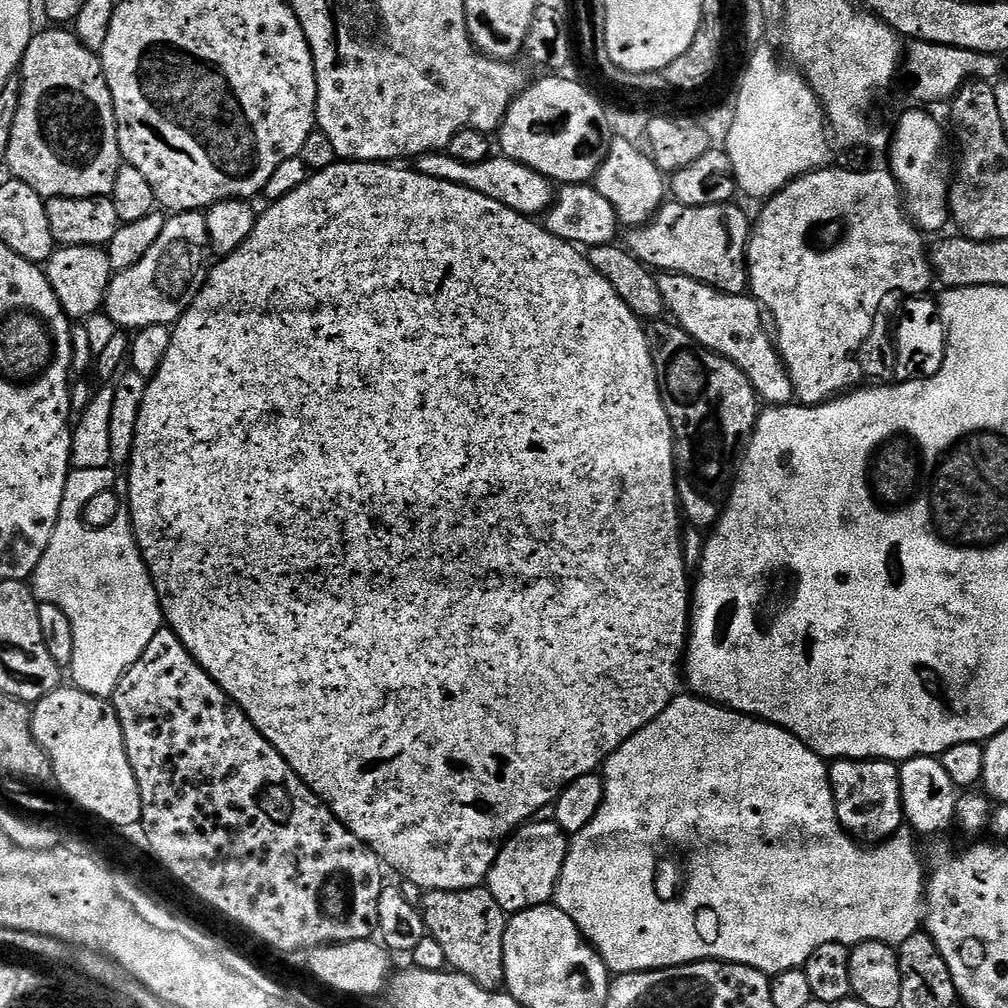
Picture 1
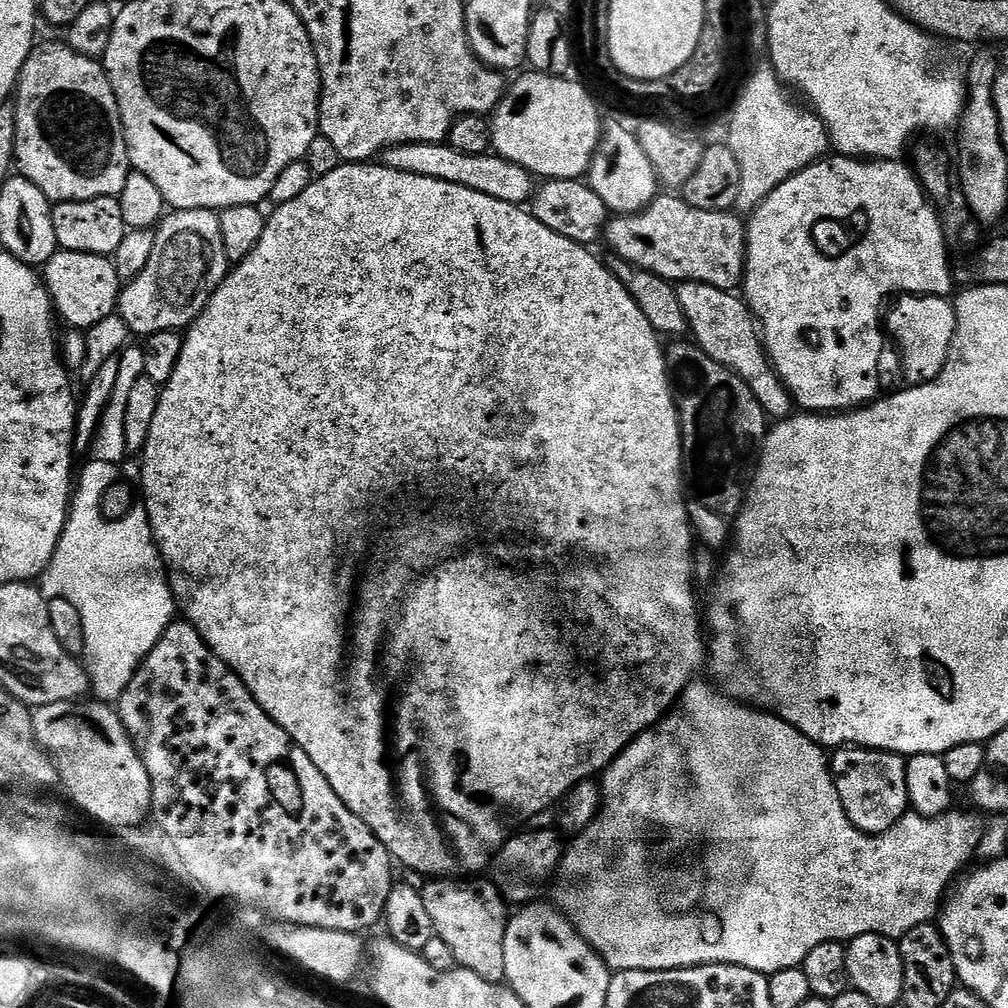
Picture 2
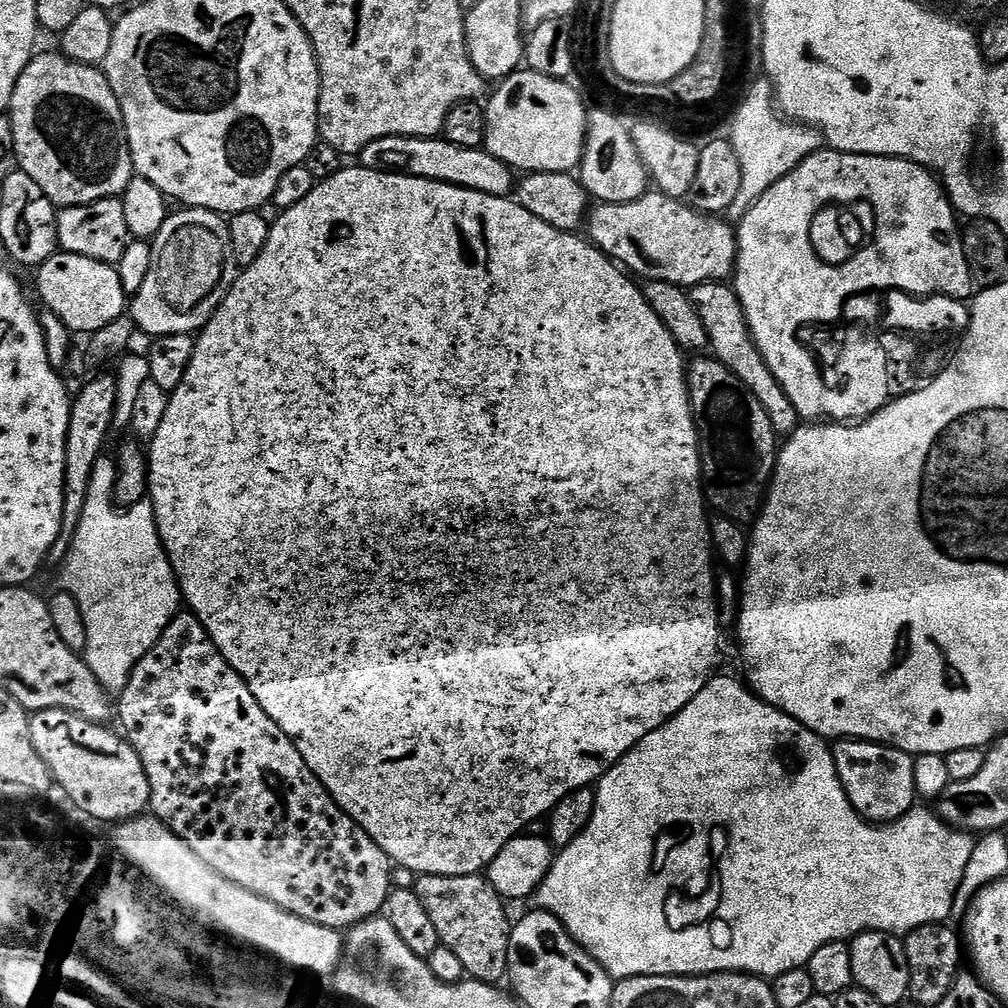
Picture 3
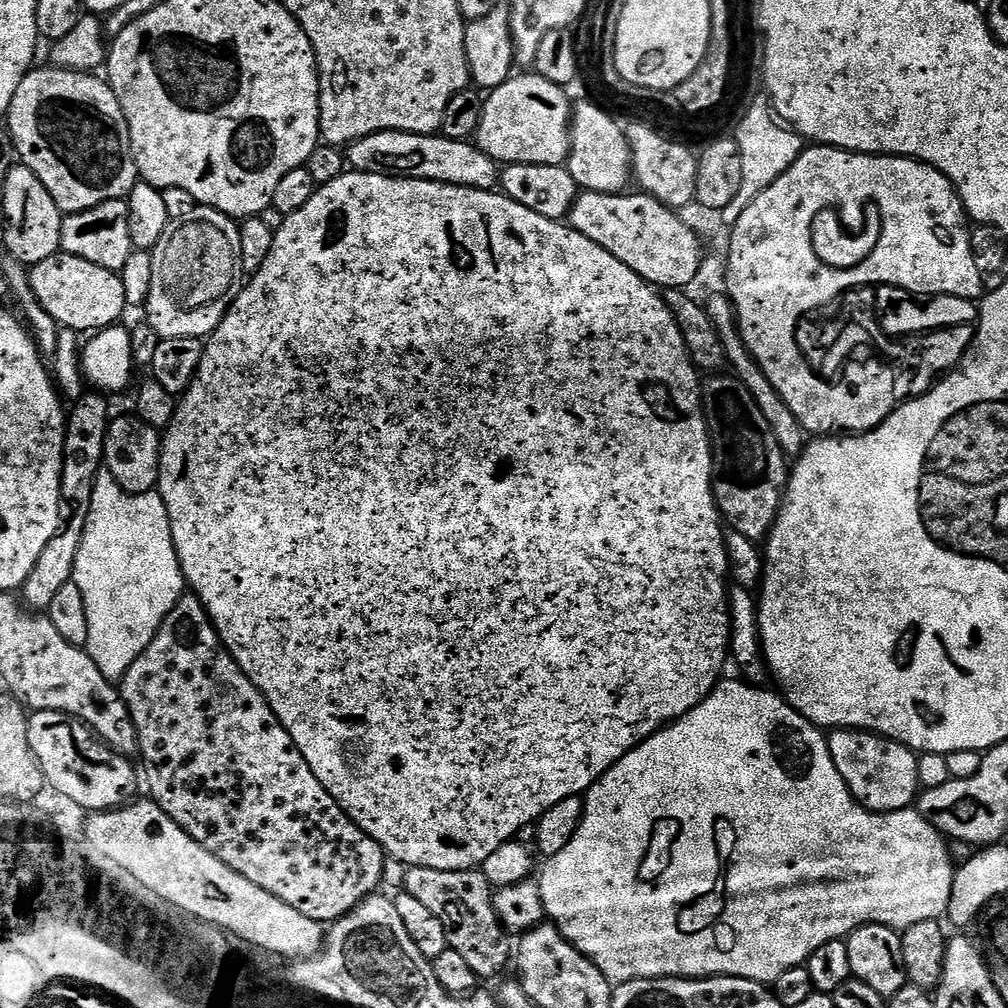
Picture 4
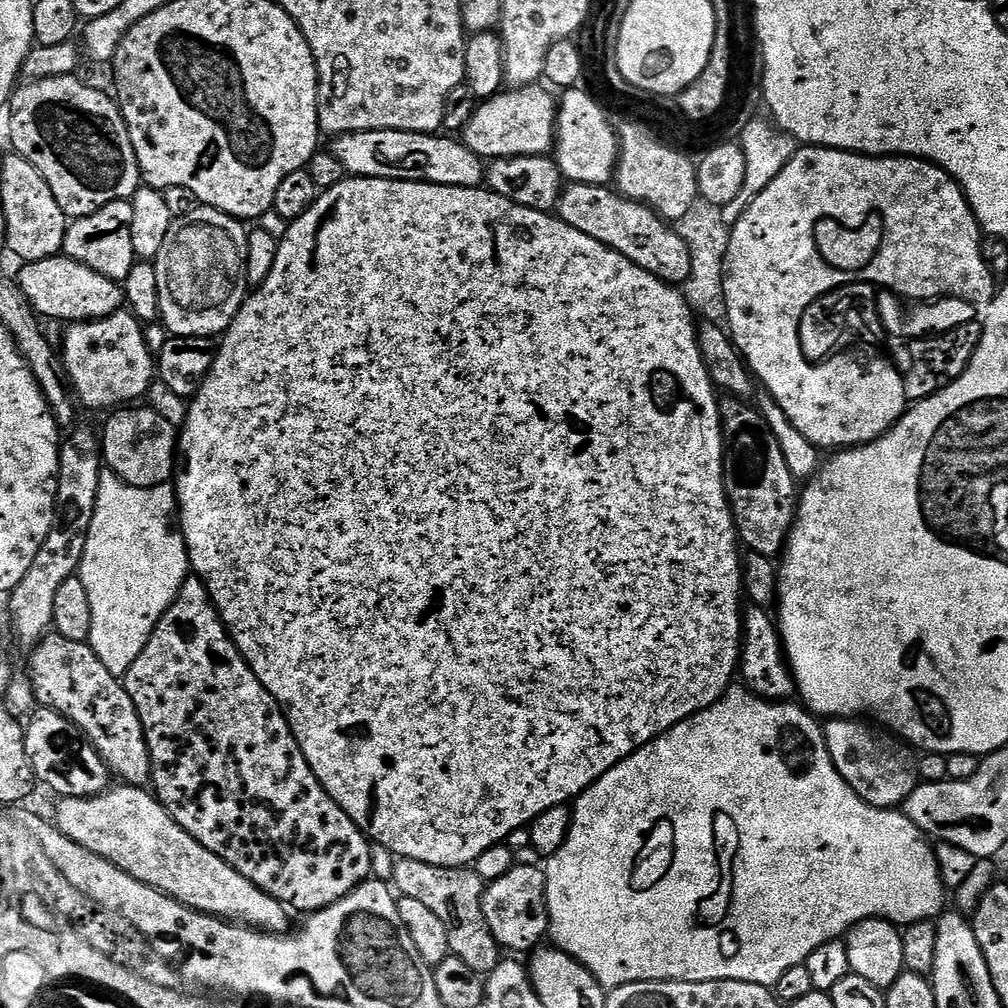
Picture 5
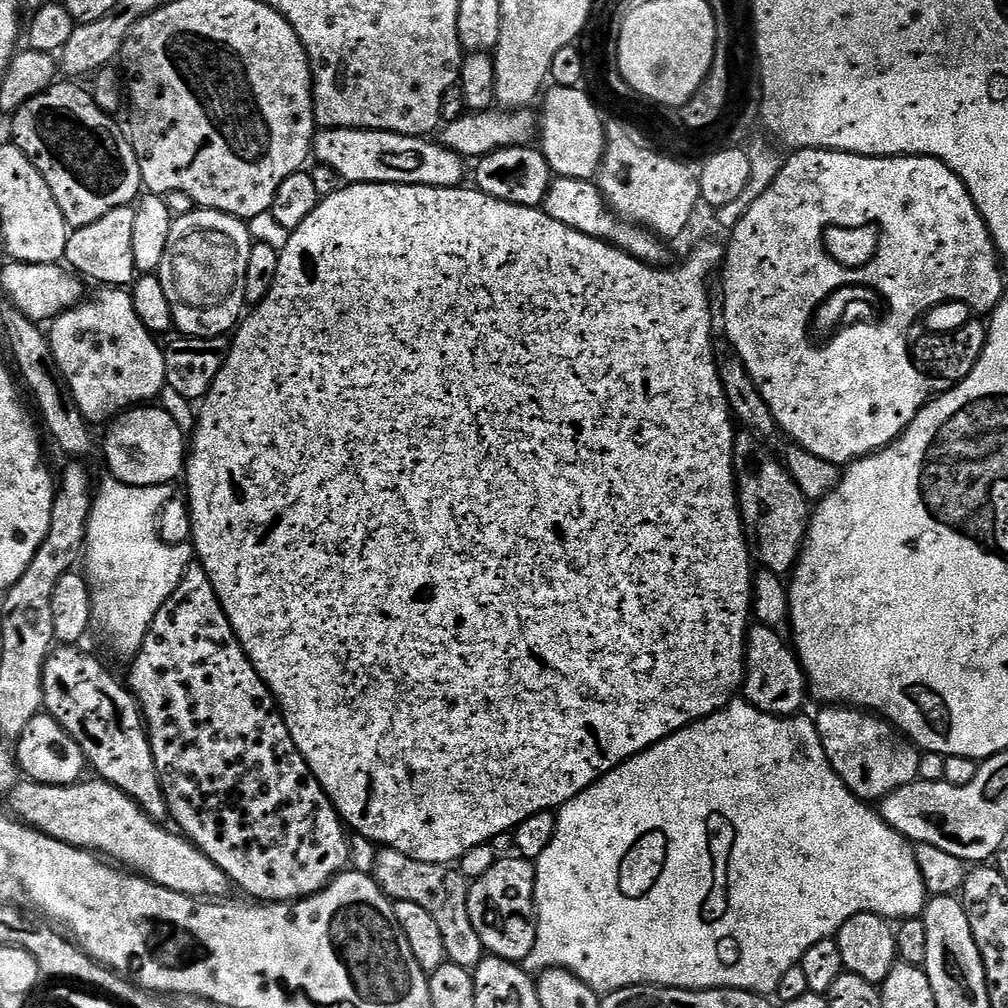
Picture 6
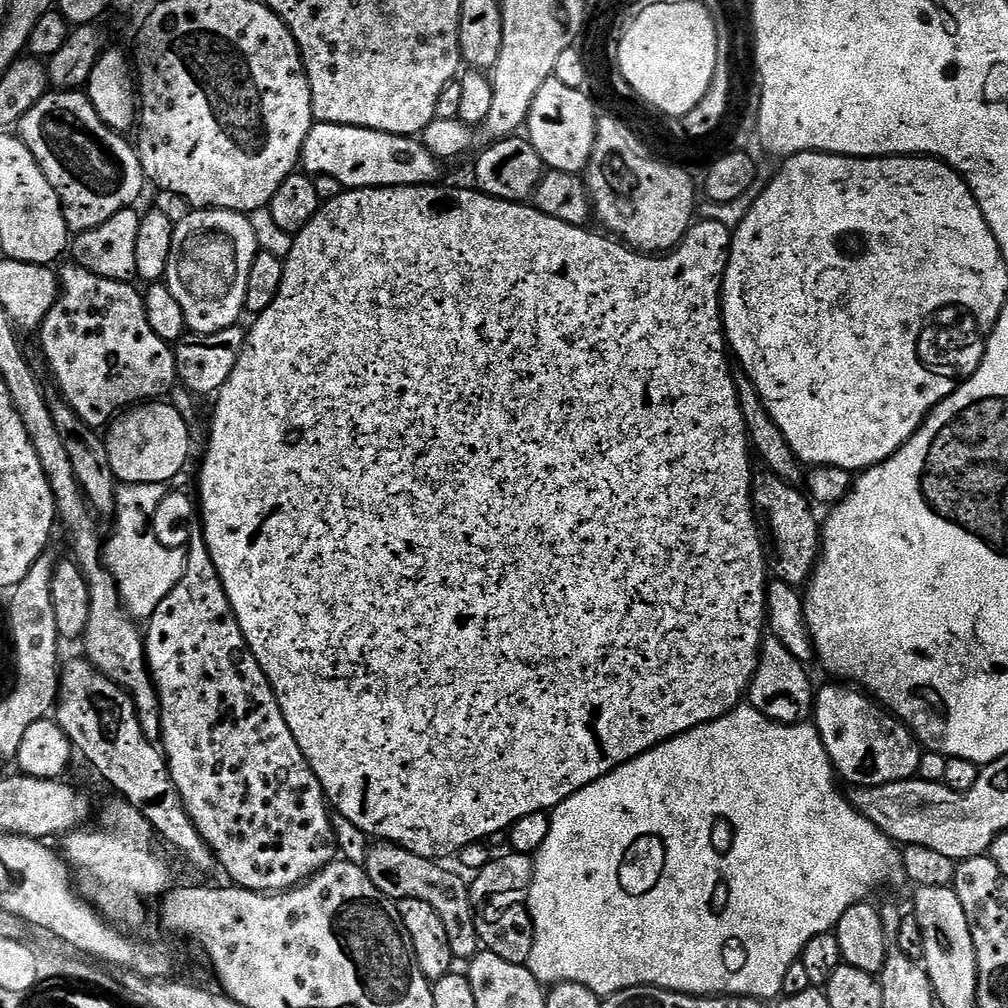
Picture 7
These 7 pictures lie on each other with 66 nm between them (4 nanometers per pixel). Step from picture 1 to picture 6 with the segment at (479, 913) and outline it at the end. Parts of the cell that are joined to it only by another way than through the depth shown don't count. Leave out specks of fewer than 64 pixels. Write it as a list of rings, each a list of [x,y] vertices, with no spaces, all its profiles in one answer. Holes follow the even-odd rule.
[[[381,847],[376,856],[376,872],[374,879],[379,888],[388,895],[389,900],[395,902],[418,902],[418,906],[426,906],[438,928],[442,930],[442,940],[446,942],[448,960],[458,966],[475,969],[484,959],[486,949],[482,938],[470,920],[467,910],[468,890],[470,881],[463,872],[447,864],[431,864],[422,862],[418,858],[410,858],[393,848]]]

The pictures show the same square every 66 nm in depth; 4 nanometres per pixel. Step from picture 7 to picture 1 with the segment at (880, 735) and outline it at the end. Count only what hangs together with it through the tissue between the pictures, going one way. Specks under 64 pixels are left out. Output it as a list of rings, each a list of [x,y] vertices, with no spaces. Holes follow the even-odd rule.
[[[834,760],[828,769],[838,822],[853,840],[876,846],[901,831],[905,823],[900,770],[891,760]]]

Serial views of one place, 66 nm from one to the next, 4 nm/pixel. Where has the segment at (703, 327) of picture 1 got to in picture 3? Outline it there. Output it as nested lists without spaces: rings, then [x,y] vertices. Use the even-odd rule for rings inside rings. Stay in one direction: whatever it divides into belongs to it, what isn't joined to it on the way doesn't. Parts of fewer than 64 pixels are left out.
[[[709,282],[697,284],[690,292],[692,301],[696,303],[698,314],[706,328],[710,352],[715,359],[724,364],[732,373],[762,402],[762,406],[768,411],[770,422],[778,434],[791,434],[796,431],[802,418],[794,410],[790,398],[778,386],[774,374],[770,374],[770,366],[762,358],[762,354],[756,351],[756,343],[748,333],[748,323],[744,317],[744,311],[735,291],[727,283]]]

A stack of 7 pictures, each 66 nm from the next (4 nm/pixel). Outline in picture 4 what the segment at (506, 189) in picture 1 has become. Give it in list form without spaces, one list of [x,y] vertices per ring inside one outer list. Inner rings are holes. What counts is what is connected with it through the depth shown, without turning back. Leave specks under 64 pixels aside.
[[[375,132],[354,140],[346,148],[346,160],[357,172],[383,172],[409,180],[433,180],[491,192],[499,185],[501,169],[475,143],[447,140],[443,134],[419,136],[413,132]]]

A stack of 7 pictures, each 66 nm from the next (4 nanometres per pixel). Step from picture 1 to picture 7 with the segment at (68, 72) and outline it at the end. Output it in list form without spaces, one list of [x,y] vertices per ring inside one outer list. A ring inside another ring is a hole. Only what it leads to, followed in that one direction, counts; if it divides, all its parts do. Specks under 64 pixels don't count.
[[[49,90],[18,125],[20,141],[42,166],[42,174],[54,186],[69,229],[79,234],[102,226],[123,208],[137,202],[140,191],[146,188],[144,171],[135,147],[124,141],[115,128],[106,126],[83,91]]]

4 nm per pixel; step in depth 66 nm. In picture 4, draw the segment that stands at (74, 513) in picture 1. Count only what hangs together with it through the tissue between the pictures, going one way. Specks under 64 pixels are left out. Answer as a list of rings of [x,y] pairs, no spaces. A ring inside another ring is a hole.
[[[102,470],[94,482],[94,498],[90,498],[90,518],[86,518],[86,534],[82,534],[82,546],[78,546],[78,558],[74,558],[72,583],[82,590],[86,602],[86,622],[90,622],[90,634],[86,651],[88,657],[102,670],[107,680],[123,681],[134,662],[150,646],[154,634],[164,624],[164,619],[174,610],[186,585],[178,554],[174,550],[174,538],[170,530],[170,514],[159,491],[146,494],[130,494],[114,482],[114,474]]]

